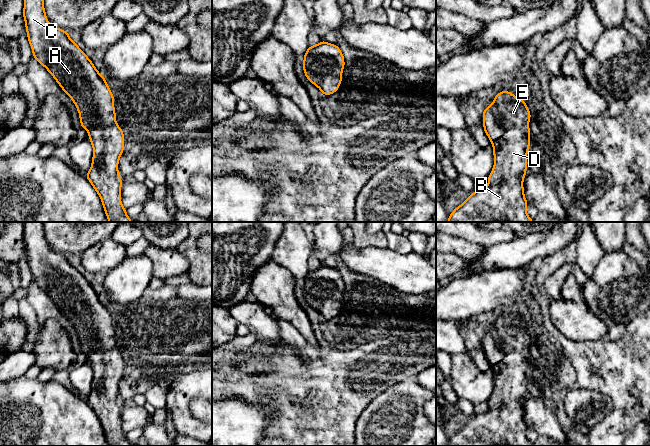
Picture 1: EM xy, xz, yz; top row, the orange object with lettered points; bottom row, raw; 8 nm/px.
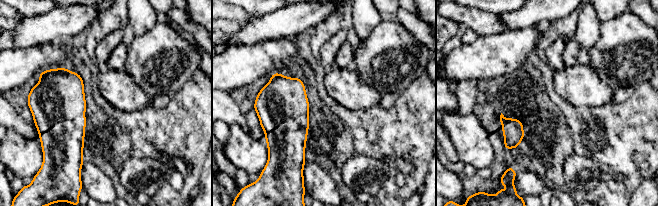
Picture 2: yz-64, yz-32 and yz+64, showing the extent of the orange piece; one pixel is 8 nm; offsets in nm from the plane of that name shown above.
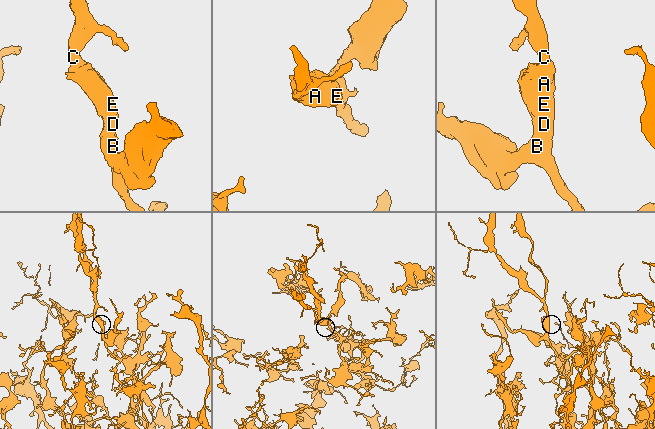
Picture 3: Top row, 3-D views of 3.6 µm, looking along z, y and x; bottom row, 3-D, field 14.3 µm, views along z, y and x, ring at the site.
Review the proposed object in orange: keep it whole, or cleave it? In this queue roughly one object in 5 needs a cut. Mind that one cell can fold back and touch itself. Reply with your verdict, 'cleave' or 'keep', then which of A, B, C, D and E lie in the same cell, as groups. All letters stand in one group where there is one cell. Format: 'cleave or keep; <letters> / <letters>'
keep; A B C D E

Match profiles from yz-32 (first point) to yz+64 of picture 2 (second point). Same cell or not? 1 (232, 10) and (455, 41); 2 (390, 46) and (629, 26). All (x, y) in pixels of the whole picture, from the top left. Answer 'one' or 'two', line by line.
1: two
2: one

